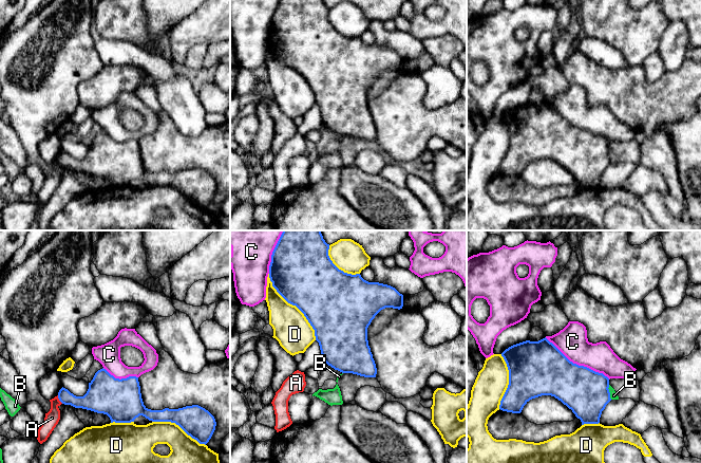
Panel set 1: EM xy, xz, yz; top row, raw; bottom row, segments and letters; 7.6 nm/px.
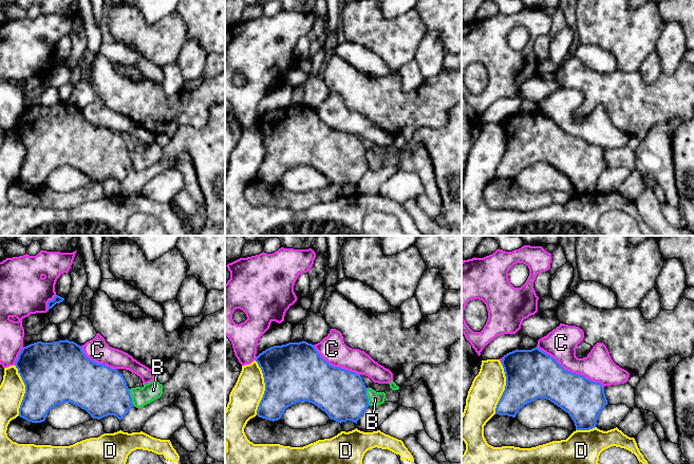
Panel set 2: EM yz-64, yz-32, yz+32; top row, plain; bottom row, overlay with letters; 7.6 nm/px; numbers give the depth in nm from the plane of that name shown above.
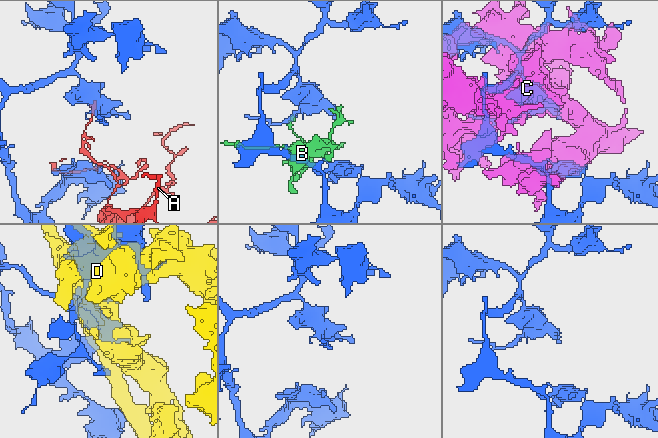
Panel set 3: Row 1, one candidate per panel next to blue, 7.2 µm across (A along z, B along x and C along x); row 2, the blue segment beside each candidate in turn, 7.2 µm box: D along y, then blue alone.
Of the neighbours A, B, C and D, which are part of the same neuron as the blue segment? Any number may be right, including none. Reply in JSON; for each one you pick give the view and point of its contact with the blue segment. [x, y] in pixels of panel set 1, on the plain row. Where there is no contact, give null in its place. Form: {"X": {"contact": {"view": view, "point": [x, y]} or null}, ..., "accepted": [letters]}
{"accepted": []}

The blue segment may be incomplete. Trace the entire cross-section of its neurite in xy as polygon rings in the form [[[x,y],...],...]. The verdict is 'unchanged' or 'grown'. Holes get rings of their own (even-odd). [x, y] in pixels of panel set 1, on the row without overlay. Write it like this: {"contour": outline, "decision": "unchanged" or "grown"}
{"contour": [[[103,131],[95,136],[83,160],[76,160],[62,150],[58,162],[64,168],[107,178],[111,186],[131,186],[139,179],[152,185],[175,186],[188,199],[205,208],[216,189],[214,180],[198,168],[178,172],[148,172],[141,162],[138,141],[115,142]]], "decision": "unchanged"}

